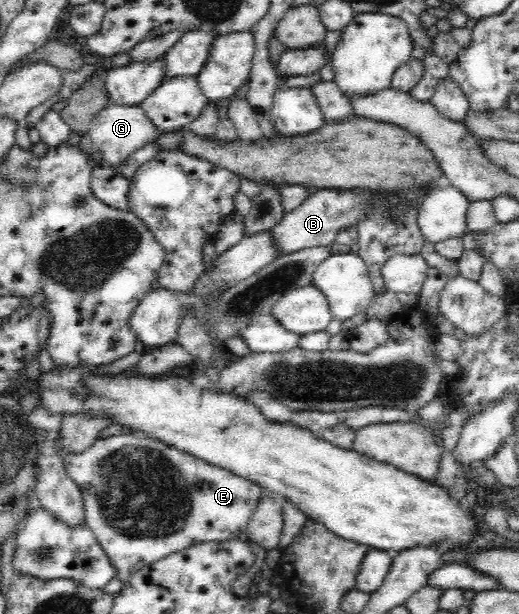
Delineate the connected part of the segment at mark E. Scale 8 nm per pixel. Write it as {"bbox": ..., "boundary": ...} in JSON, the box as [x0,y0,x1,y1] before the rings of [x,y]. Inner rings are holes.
{"bbox":[64,432,265,597],"boundary":[[[120,432],[109,434],[107,438],[96,439],[82,453],[64,455],[66,474],[81,491],[85,518],[84,522],[96,536],[115,569],[115,579],[127,582],[134,572],[143,566],[161,560],[169,554],[183,551],[195,543],[207,541],[241,540],[245,541],[256,556],[254,565],[231,584],[231,591],[238,597],[249,596],[249,587],[257,582],[258,574],[265,567],[262,549],[246,533],[250,516],[253,514],[261,495],[261,487],[236,476],[227,469],[218,468],[199,460],[196,456],[165,446],[163,442],[151,438],[139,438],[135,434]]]}

